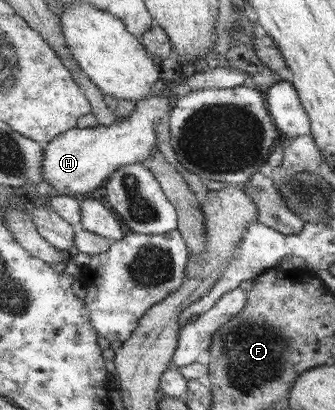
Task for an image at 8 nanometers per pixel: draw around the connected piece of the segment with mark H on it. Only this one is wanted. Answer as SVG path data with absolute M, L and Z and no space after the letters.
M182 76L158 96L140 99L137 102L137 109L116 124L98 125L96 128L78 126L57 136L44 148L44 181L49 182L60 195L88 194L88 192L96 190L98 186L104 186L106 180L110 179L119 168L141 163L148 157L153 157L153 150L156 148L154 123L158 122L160 118L169 116L180 92L184 93L181 87L185 86L185 80L188 77Z

